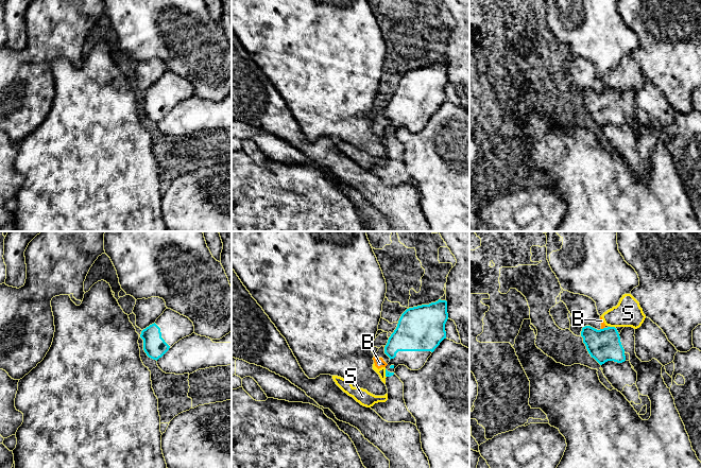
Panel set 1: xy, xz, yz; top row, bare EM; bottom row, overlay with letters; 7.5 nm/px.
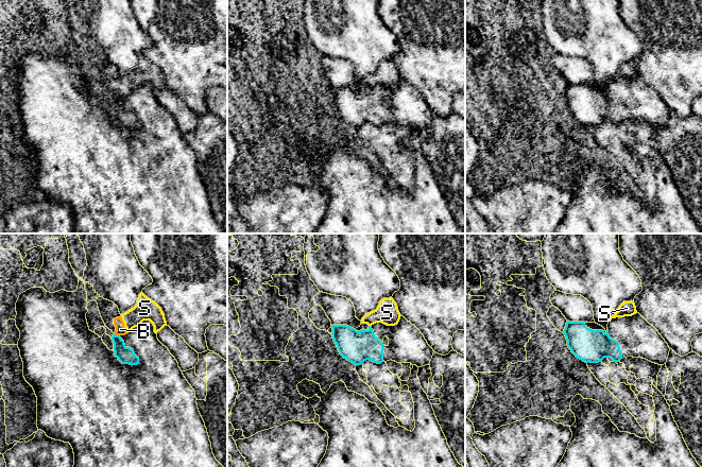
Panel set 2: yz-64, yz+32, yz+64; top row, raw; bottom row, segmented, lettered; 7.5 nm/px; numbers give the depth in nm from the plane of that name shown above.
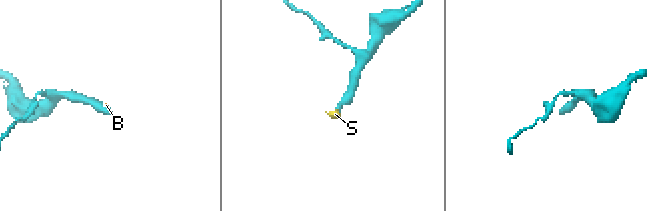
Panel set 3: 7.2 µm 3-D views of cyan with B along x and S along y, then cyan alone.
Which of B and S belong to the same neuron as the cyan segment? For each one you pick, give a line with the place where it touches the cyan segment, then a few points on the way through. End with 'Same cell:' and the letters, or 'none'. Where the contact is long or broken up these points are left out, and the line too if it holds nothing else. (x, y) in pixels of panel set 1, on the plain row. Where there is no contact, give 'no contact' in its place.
Same cell: none

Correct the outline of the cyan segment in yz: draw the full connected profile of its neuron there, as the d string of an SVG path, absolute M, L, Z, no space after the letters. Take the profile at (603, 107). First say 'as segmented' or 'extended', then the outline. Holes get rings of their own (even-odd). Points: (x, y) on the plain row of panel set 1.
extended | M591 88L582 90L581 99L592 120L600 127L608 123L622 125L630 123L620 104L620 94L625 89L608 89L597 92Z

